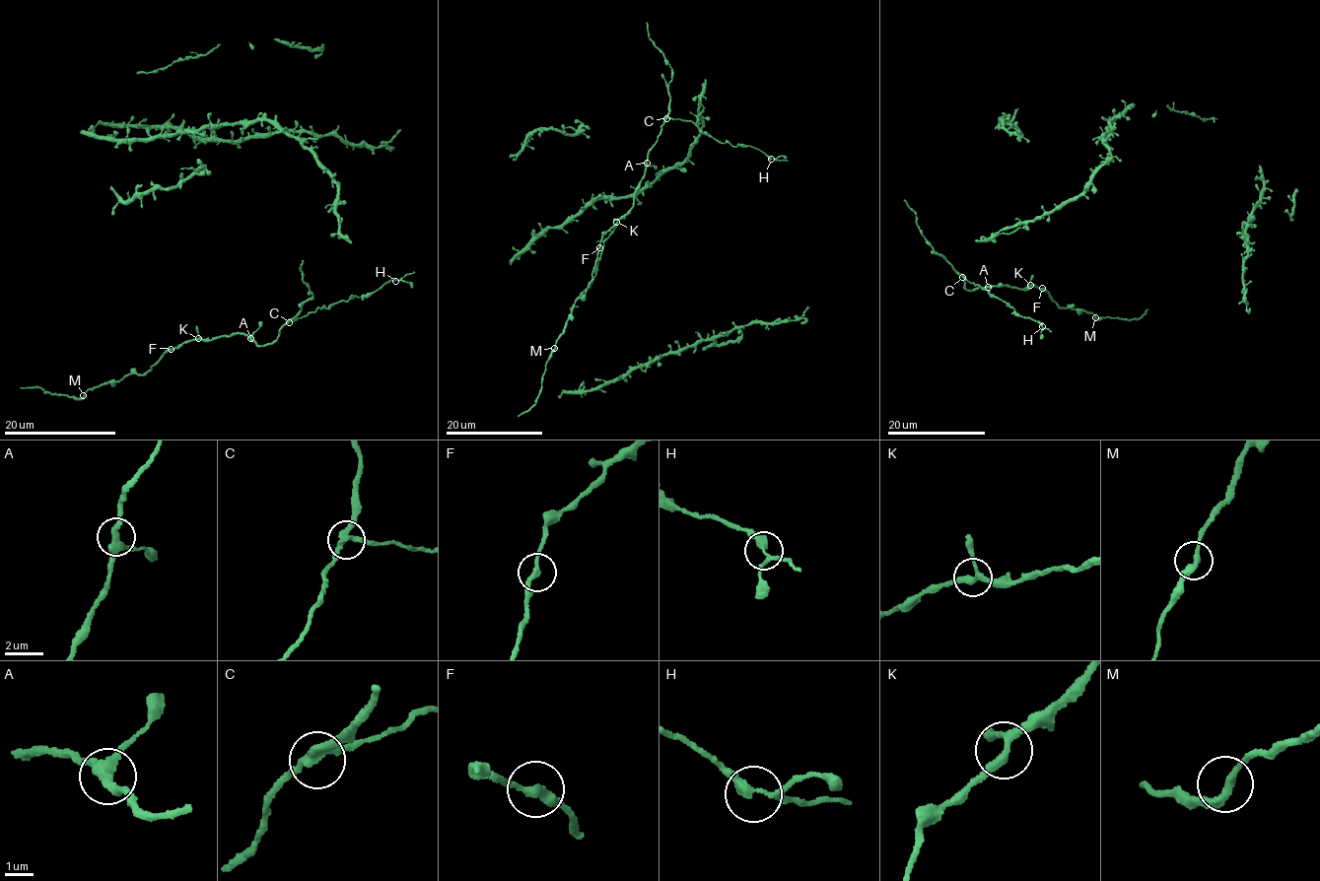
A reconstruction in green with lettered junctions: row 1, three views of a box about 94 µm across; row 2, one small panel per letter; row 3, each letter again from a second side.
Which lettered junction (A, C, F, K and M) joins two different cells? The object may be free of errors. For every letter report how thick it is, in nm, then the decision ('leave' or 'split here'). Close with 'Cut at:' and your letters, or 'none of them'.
A: 340 nm | leave
C: 260 nm | split here
F: 280 nm | leave
K: 240 nm | leave
M: 280 nm | leave
Cut at: C

